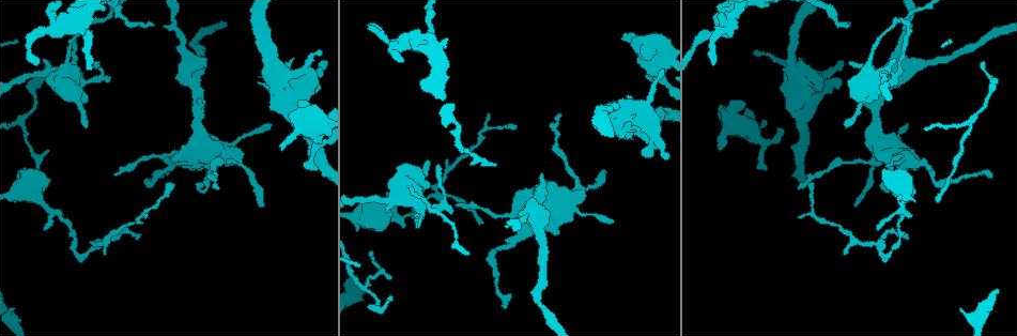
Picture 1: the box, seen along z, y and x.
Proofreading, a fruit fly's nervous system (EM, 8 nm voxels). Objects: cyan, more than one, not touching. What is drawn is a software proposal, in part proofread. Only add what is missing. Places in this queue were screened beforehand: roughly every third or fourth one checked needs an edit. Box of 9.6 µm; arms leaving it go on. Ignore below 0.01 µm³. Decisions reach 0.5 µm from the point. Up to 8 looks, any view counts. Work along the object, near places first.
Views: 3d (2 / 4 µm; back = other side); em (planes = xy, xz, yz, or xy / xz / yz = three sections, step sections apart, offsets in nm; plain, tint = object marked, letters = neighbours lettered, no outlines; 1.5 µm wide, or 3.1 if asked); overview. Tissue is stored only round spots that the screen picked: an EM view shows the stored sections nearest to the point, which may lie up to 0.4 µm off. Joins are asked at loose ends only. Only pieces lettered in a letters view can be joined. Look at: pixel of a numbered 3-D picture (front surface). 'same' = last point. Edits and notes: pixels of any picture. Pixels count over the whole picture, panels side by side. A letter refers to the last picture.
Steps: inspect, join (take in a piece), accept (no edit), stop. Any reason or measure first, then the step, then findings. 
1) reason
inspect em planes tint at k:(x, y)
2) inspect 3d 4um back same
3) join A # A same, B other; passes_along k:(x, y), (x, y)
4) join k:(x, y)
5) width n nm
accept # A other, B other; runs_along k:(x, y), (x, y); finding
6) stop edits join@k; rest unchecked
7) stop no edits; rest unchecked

tapers out
inspect 3d 4um at 1:(766, 168)

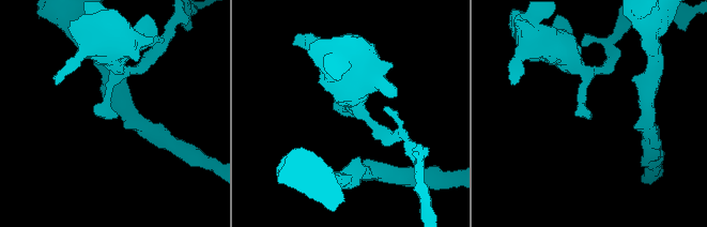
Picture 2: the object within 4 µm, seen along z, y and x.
need the tissue
inspect em yz step 8 letters at 2:(351, 117)

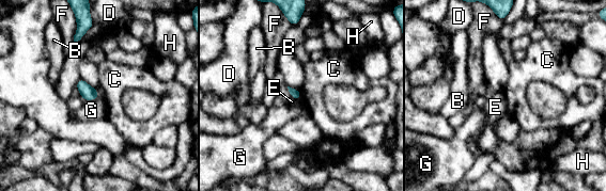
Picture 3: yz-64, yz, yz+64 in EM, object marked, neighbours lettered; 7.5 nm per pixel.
accept # B other, C other, D other, E other, F other, G other, H other; none of them fits

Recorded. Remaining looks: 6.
branch stops here
inspect 3d 2um at 1:(430, 163)

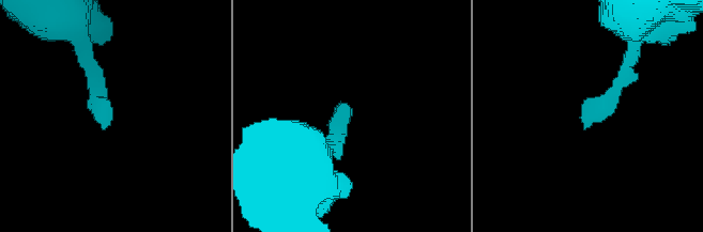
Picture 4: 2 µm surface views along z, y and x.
now the EM
inspect em planes letters at 4:(105, 127)

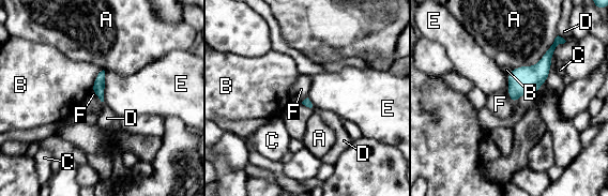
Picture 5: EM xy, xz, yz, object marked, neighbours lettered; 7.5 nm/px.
accept # A other, B other, C other, D other, E other, F other; none of them fits

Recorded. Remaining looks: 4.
branch stops here
inspect em planes tint at 1:(106, 252)

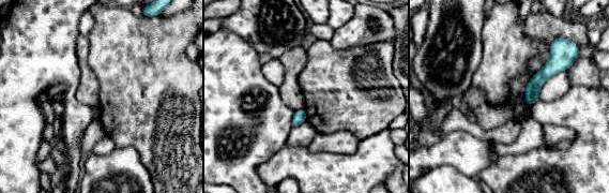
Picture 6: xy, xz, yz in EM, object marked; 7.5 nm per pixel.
see the neighbours
inspect em planes letters same

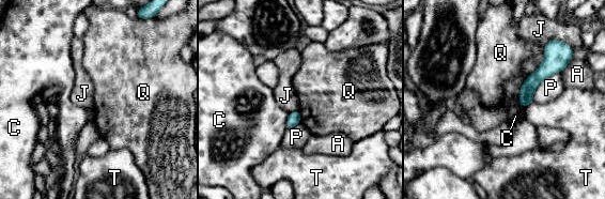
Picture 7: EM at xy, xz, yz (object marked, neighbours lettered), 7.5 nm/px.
accept # A other, C other, J other, P other, Q other, T other; border 7:(298, 110), (300, 122); no lettered piece goes on from it

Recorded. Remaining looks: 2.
free end
inspect em planes letters at 1:(380, 29)

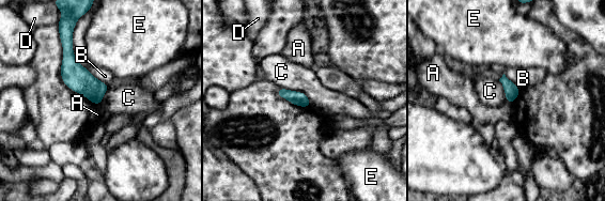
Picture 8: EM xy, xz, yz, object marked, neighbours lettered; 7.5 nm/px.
accept # A other, B other, C other, D other, E other; runs_along 8:(66, 36), (70, 67), (98, 101); no lettered piece goes on from it

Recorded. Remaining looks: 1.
stop no edits; rest unchecked

